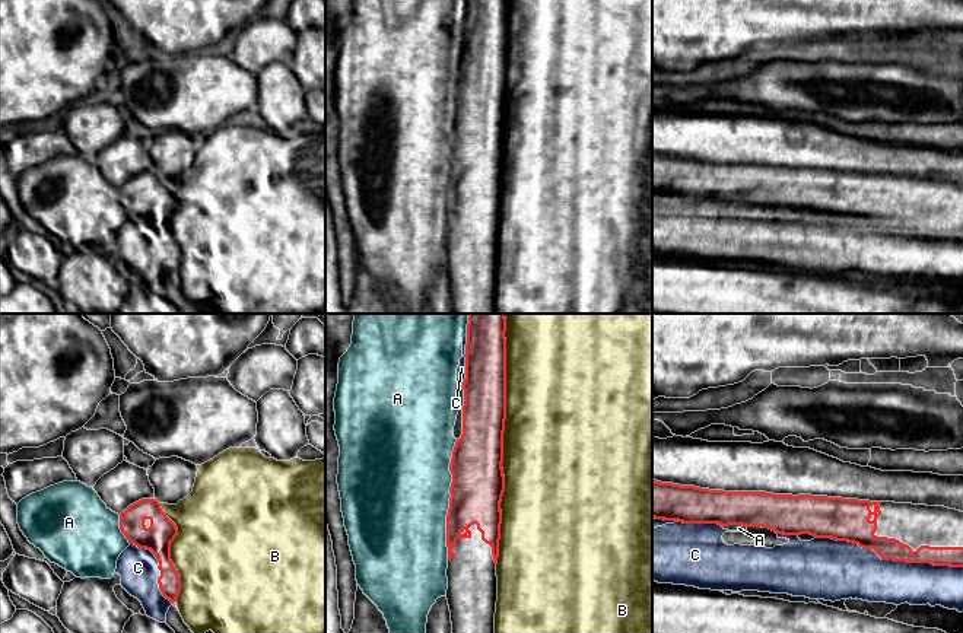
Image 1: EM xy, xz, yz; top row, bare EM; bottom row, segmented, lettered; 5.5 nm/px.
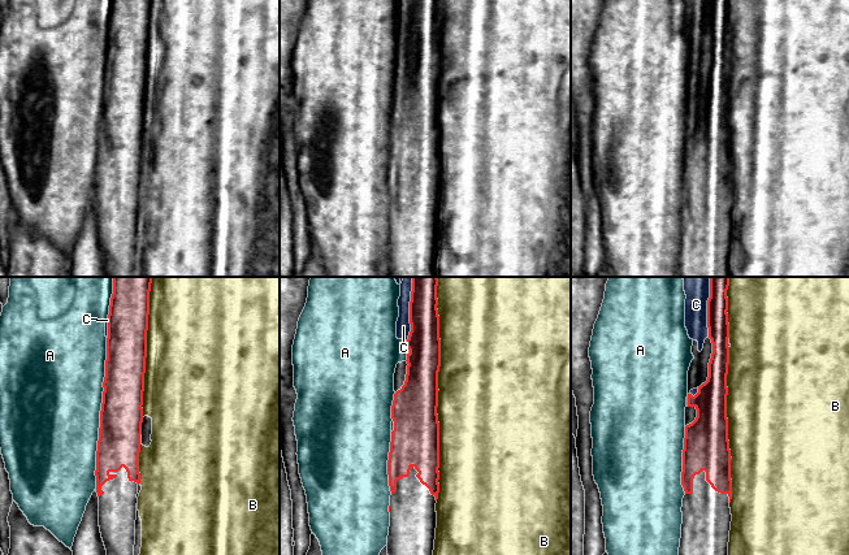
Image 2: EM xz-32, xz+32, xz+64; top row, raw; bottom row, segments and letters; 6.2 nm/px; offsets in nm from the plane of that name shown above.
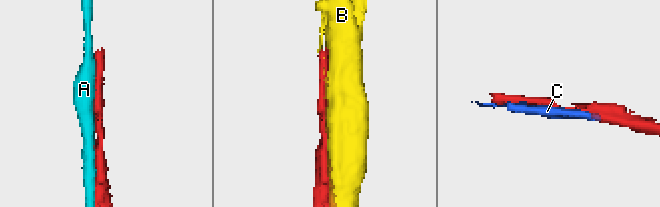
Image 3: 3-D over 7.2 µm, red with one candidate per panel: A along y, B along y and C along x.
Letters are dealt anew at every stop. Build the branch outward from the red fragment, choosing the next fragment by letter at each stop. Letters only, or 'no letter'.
C

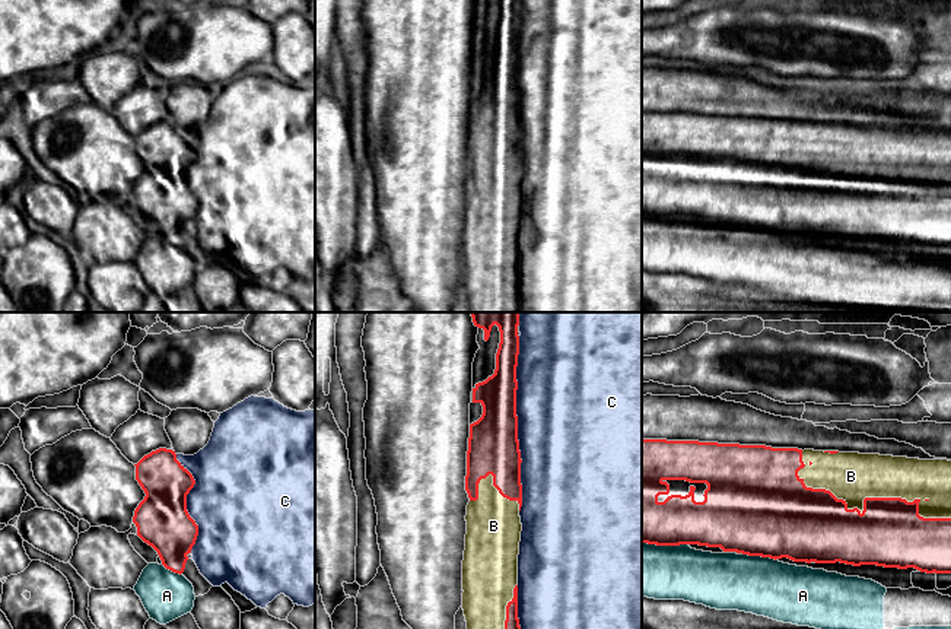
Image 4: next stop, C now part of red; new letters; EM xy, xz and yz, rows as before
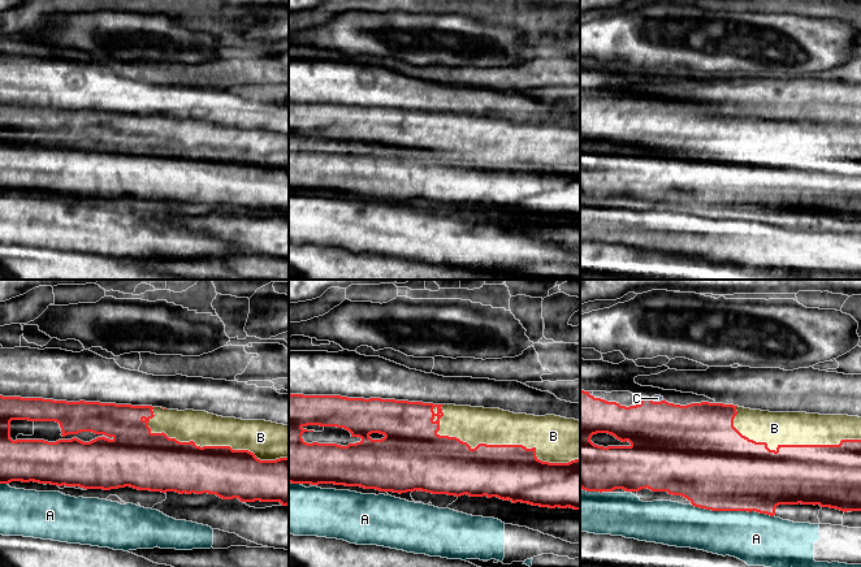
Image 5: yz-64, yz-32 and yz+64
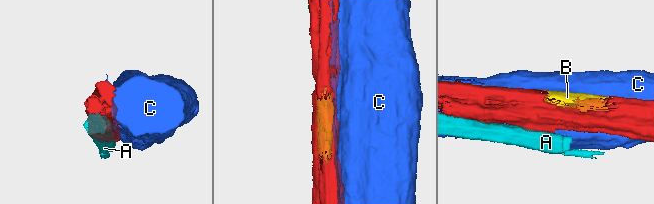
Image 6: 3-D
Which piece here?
no letter

